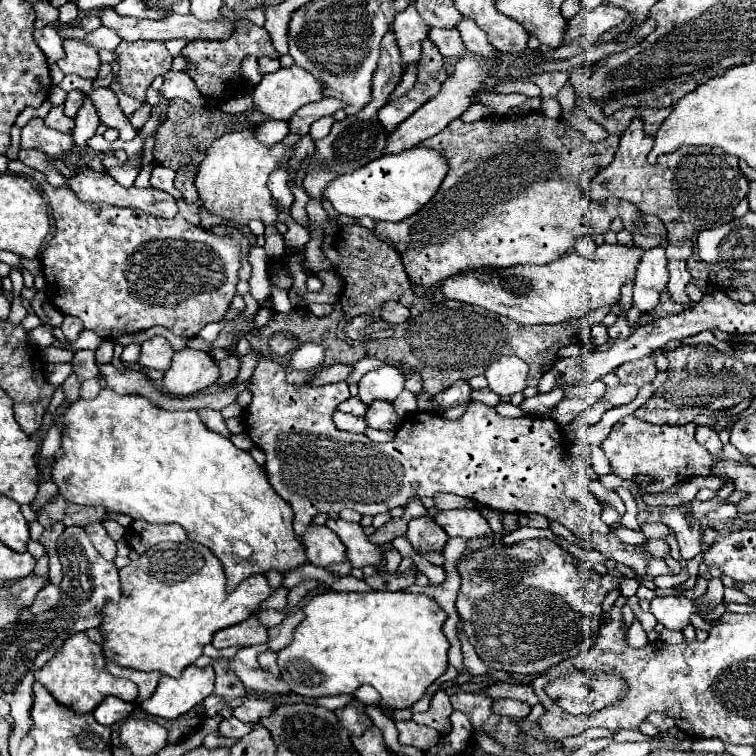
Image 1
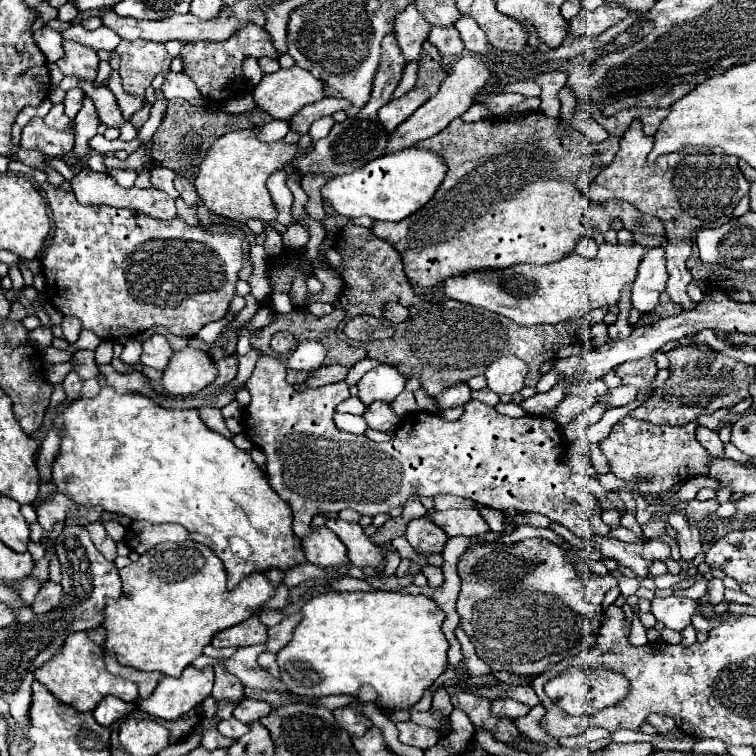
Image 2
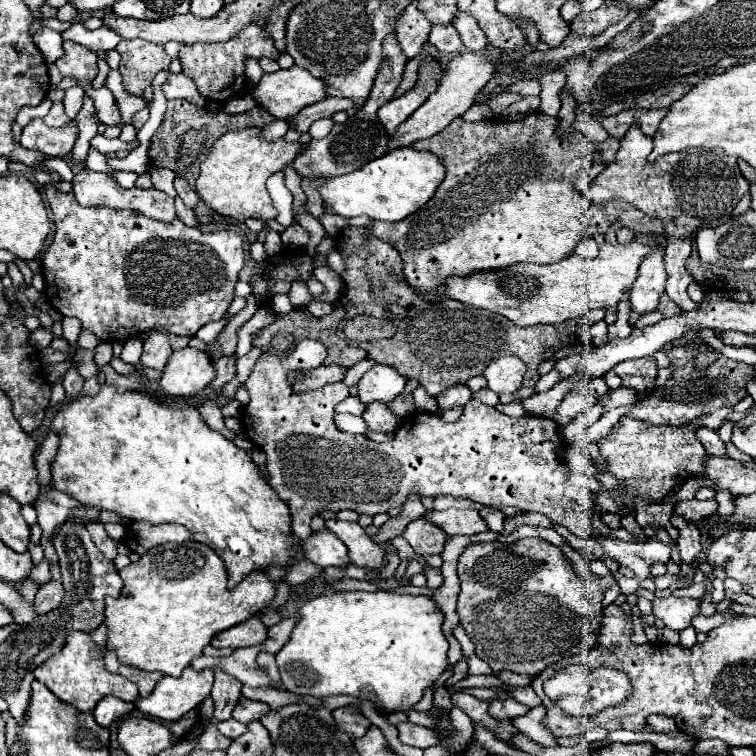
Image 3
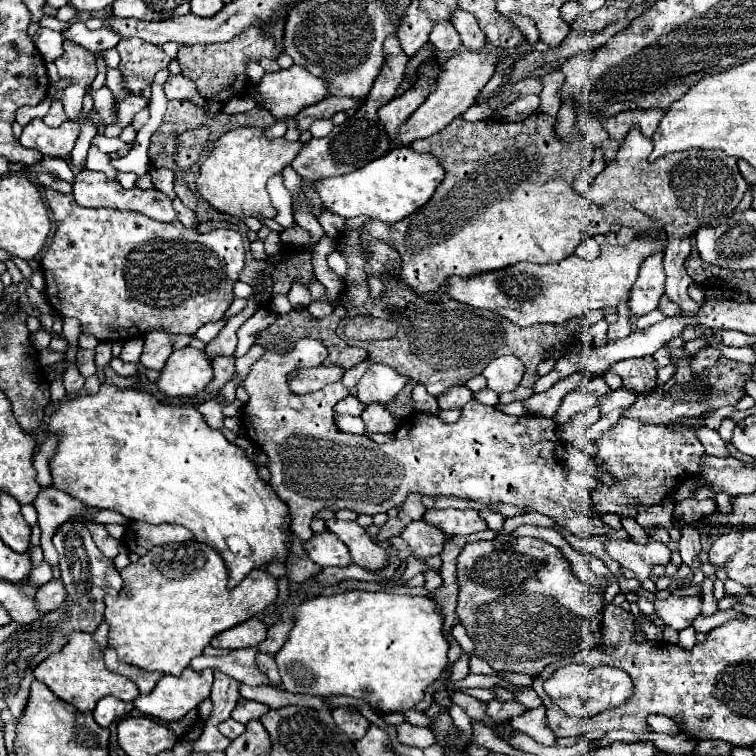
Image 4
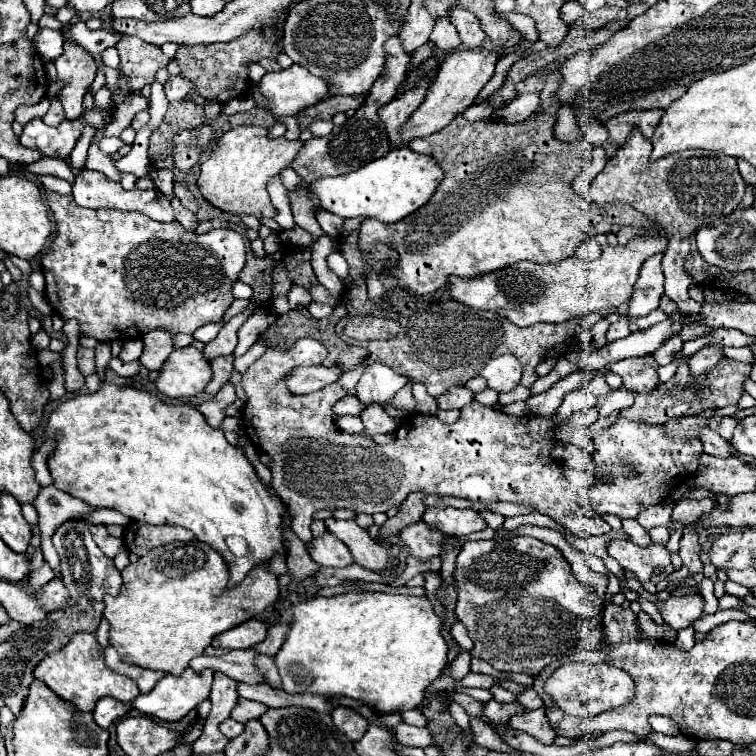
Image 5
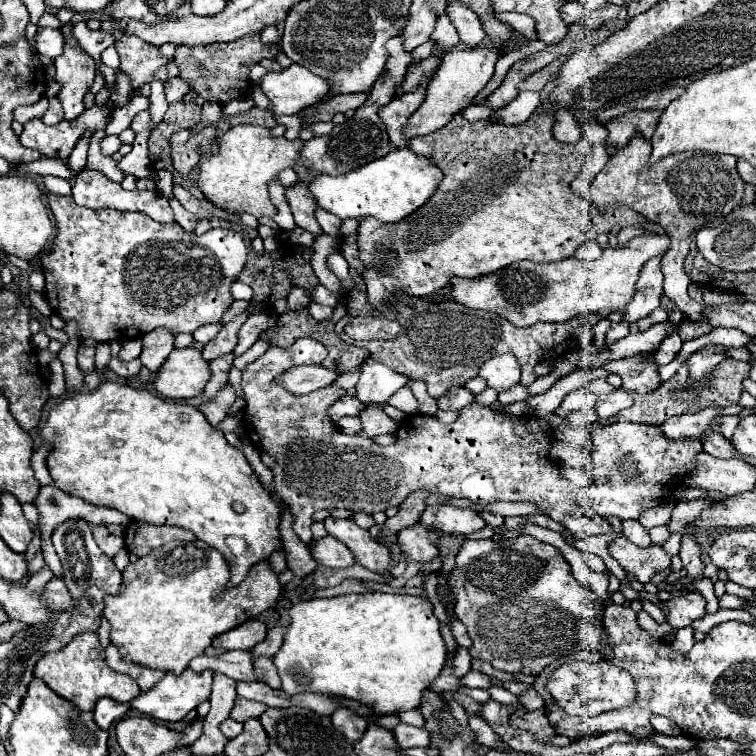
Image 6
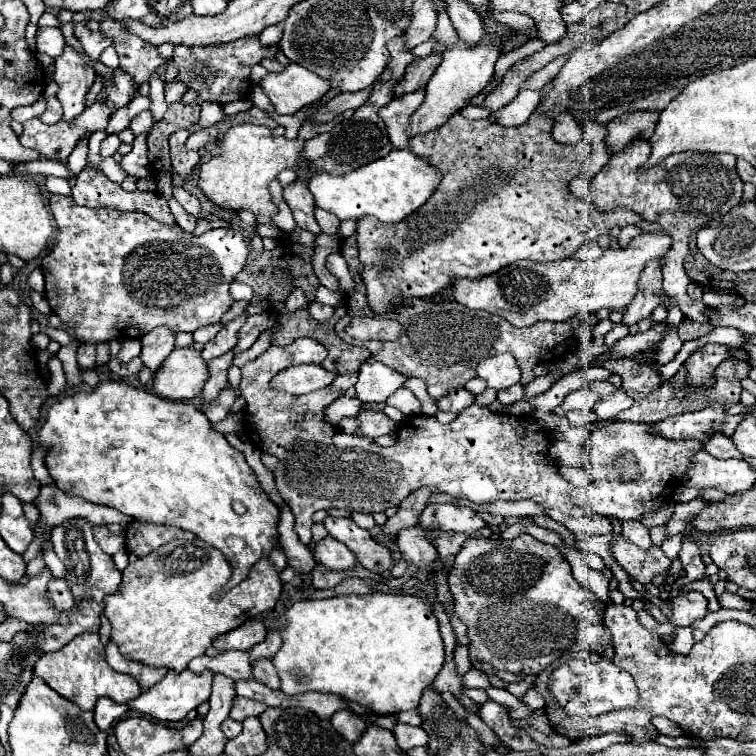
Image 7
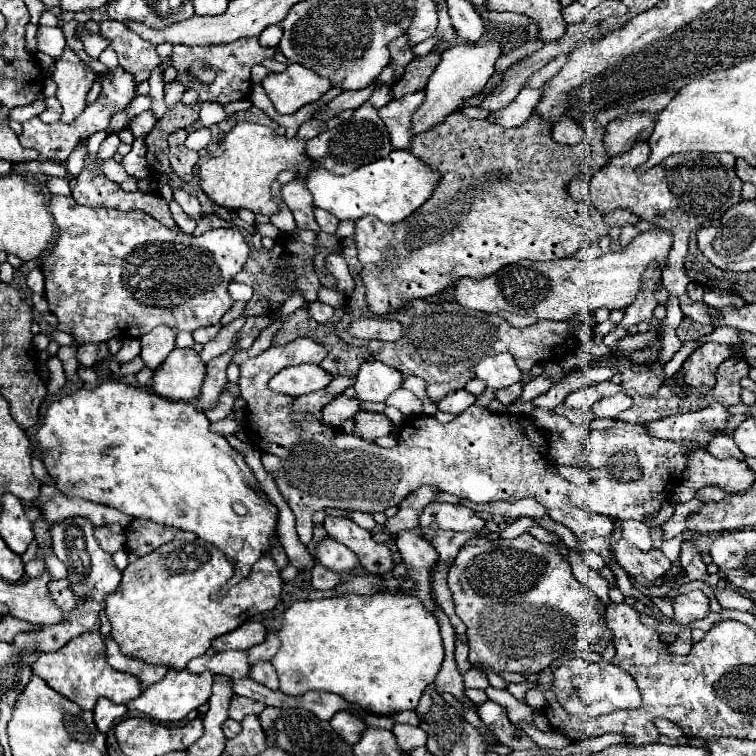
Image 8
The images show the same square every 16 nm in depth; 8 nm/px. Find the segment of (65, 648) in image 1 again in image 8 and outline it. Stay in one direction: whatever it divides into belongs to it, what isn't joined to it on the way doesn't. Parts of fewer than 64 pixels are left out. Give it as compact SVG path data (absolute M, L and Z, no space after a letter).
M86 632L72 638L66 646L56 652L36 654L38 660L32 664L32 672L40 676L48 686L52 686L58 694L76 702L82 710L94 710L98 698L110 698L116 704L126 704L140 696L140 682L134 680L132 674L120 674L106 664L106 646L98 632Z

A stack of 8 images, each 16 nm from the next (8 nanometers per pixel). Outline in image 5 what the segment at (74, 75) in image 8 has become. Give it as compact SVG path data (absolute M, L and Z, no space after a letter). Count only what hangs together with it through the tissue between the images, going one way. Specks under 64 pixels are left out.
M66 40L64 54L56 58L54 64L58 68L58 78L66 82L66 86L62 88L60 102L64 106L66 118L74 120L82 114L82 106L72 106L72 104L82 104L82 98L88 92L98 72L94 56L88 54L82 46Z

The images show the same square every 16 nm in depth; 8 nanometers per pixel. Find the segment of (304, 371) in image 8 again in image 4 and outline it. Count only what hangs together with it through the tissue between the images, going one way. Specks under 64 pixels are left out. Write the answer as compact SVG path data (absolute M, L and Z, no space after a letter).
M318 366L318 368L300 368L296 370L294 378L288 380L288 386L292 388L292 392L296 394L304 394L304 392L314 392L320 390L326 384L338 382L344 374L344 368L338 366Z

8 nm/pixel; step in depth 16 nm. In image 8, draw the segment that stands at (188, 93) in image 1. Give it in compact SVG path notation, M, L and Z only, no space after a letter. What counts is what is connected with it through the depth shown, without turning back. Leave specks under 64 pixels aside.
M168 82L166 86L164 86L164 90L166 90L166 104L168 104L168 108L170 106L174 106L176 102L180 102L180 98L182 98L182 94L184 94L184 84L180 84L180 82Z

